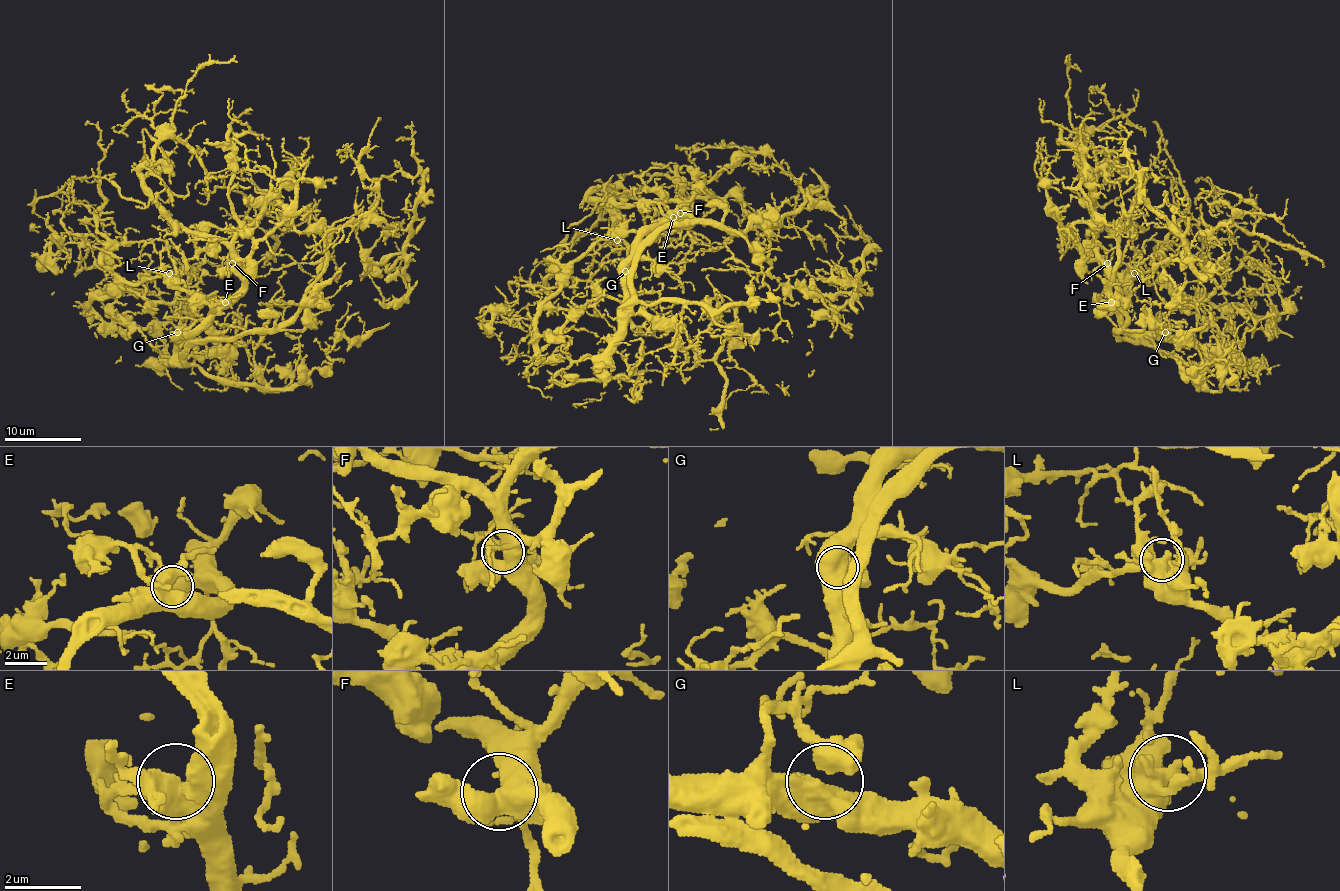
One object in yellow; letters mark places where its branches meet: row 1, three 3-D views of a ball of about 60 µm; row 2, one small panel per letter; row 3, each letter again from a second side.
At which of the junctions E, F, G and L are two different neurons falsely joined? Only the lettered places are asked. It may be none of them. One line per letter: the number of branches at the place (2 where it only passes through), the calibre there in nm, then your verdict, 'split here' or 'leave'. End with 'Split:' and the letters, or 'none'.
E: 4 | 550 nm | leave
F: 2 | 600 nm | leave
G: 2 | 750 nm | leave
L: 3 | 440 nm | leave
Split: none

